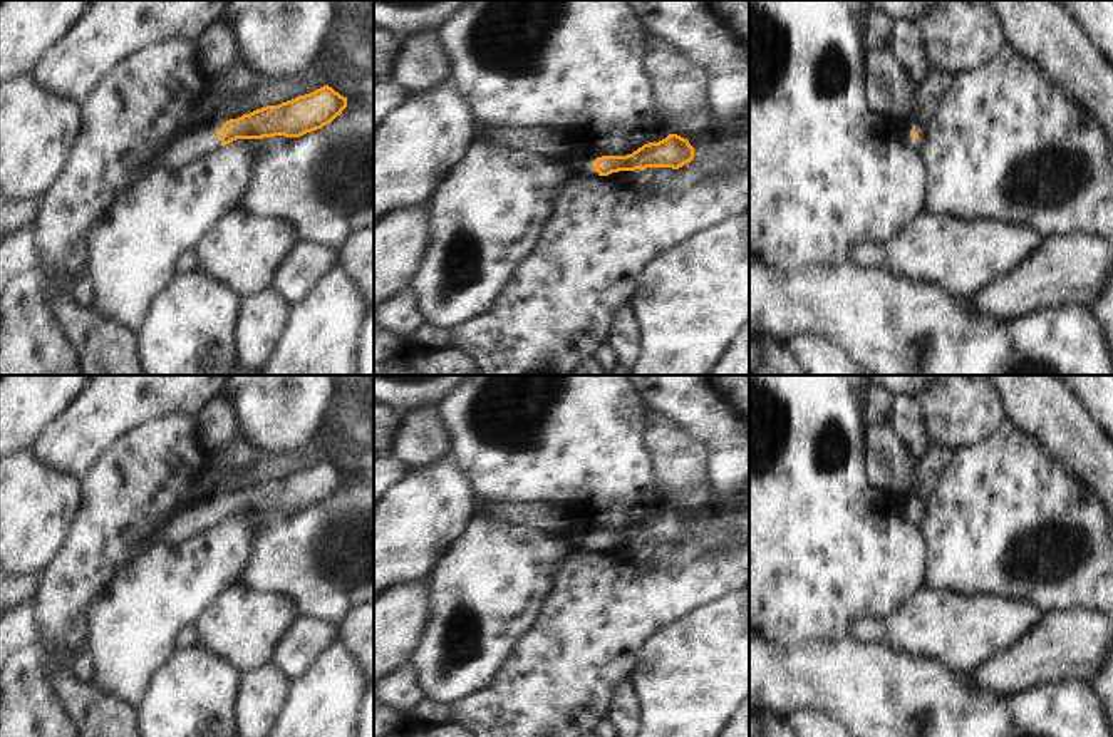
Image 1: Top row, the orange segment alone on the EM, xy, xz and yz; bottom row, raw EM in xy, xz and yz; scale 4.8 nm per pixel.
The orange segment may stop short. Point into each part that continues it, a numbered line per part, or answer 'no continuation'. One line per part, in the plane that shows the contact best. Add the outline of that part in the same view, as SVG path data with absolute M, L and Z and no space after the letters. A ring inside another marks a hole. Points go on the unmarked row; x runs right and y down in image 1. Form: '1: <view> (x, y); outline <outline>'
1: xy (190, 523); outline M243 489L215 492L199 501L194 508L174 514L156 536L141 546L141 553L146 553L158 544L183 544L218 526L221 523L221 516L216 513L216 506L221 504L226 496L238 494L241 491Z

